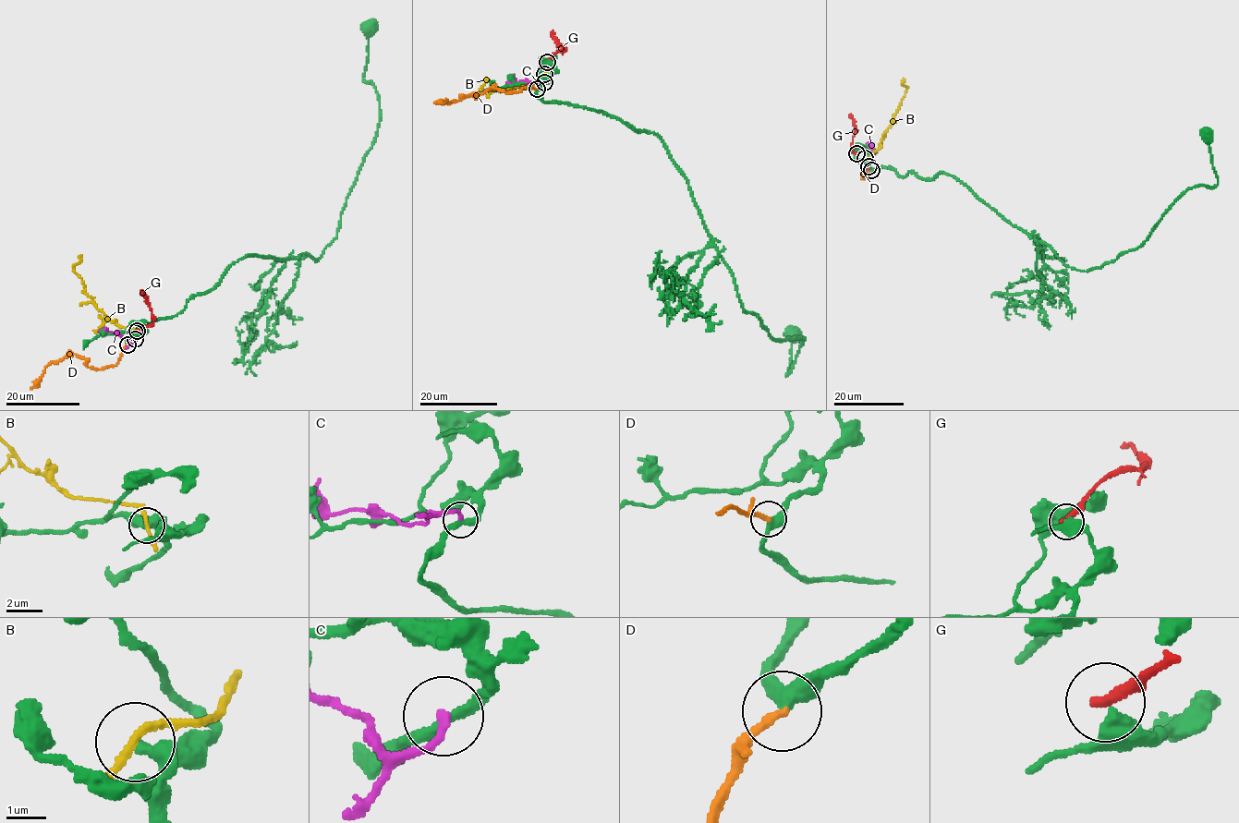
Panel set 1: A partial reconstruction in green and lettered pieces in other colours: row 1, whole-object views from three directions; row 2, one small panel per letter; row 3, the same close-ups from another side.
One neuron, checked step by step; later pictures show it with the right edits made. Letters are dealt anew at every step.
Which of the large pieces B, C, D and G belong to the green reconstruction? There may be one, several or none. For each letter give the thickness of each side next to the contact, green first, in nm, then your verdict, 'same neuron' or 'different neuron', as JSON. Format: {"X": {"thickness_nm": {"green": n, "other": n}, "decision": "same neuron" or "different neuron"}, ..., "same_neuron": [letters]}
{"B": {"thickness_nm": {"green": 320, "other": 180}, "decision": "different neuron"}, "C": {"thickness_nm": {"green": 260, "other": 200}, "decision": "different neuron"}, "D": {"thickness_nm": {"green": 400, "other": 220}, "decision": "same neuron"}, "G": {"thickness_nm": {"green": 400, "other": 340}, "decision": "different neuron"}, "same_neuron": ["D"]}

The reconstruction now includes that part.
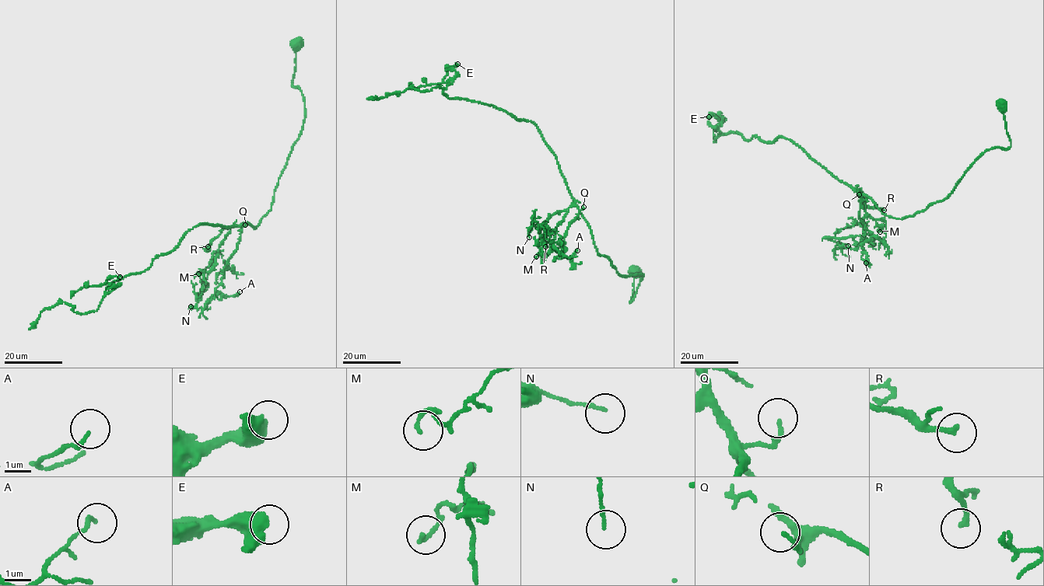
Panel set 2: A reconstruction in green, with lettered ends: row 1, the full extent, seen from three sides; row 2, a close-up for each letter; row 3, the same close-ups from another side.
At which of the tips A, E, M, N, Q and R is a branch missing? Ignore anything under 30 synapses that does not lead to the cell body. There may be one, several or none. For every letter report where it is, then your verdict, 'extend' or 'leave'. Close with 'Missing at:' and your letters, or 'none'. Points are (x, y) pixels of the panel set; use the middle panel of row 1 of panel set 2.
A: (577, 250) | leave
E: (457, 64) | leave
M: (536, 256) | leave
N: (529, 237) | leave
Q: (583, 207) | leave
R: (545, 246) | leave
Missing at: none

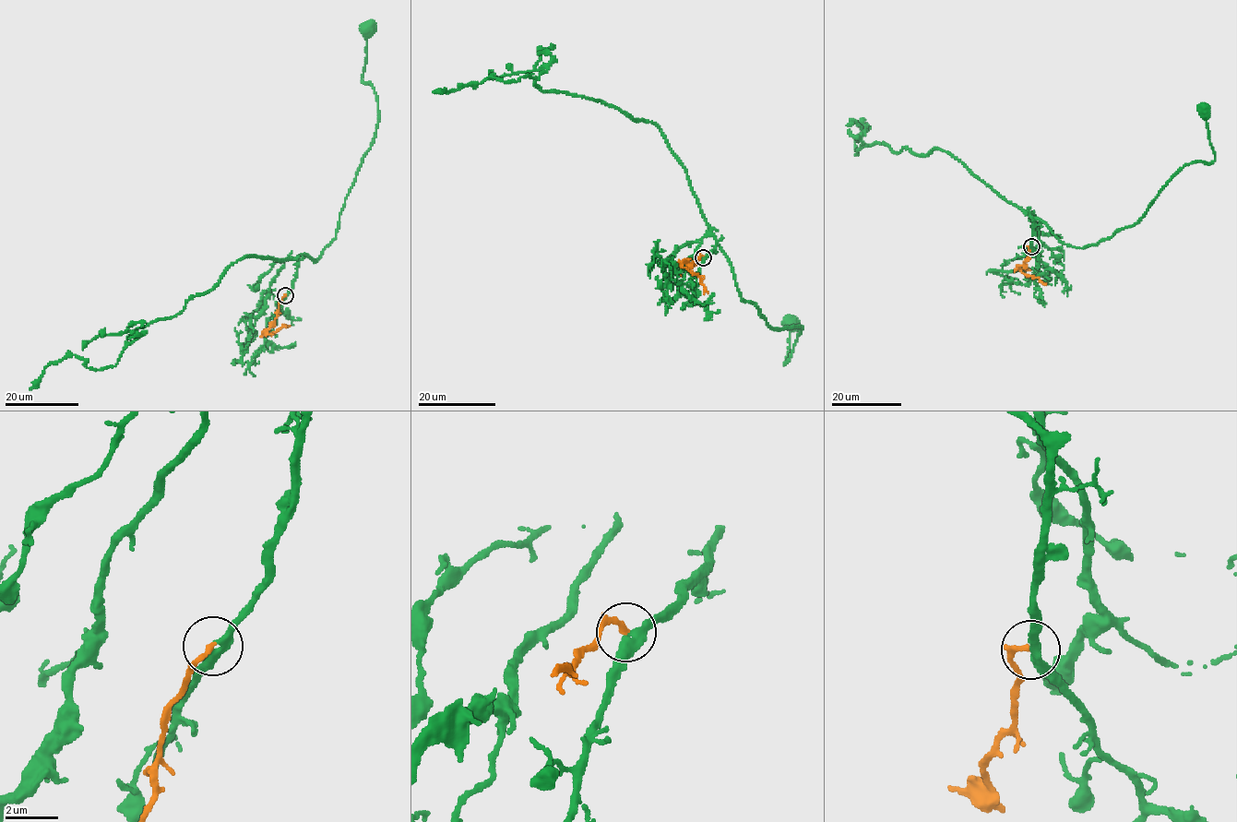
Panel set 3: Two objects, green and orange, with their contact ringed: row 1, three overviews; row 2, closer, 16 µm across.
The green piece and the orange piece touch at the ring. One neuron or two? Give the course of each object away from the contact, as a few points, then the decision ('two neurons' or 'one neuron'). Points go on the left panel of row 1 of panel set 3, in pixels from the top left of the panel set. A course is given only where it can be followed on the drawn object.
course green (285, 295), (298, 256), (315, 261), (335, 237), (374, 136), (378, 101), (362, 78), (367, 28); course orange (285, 295), (279, 303), (277, 316), (265, 333), (275, 333), (286, 327); one neuron

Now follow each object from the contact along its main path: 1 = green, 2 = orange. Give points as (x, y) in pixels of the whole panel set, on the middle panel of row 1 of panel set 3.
1: (704, 258), (716, 242), (730, 263), (740, 298), (753, 303), (768, 327), (802, 326), (785, 364), (790, 324)
2: (704, 257), (695, 263), (686, 261), (681, 264), (700, 279), (705, 294)

